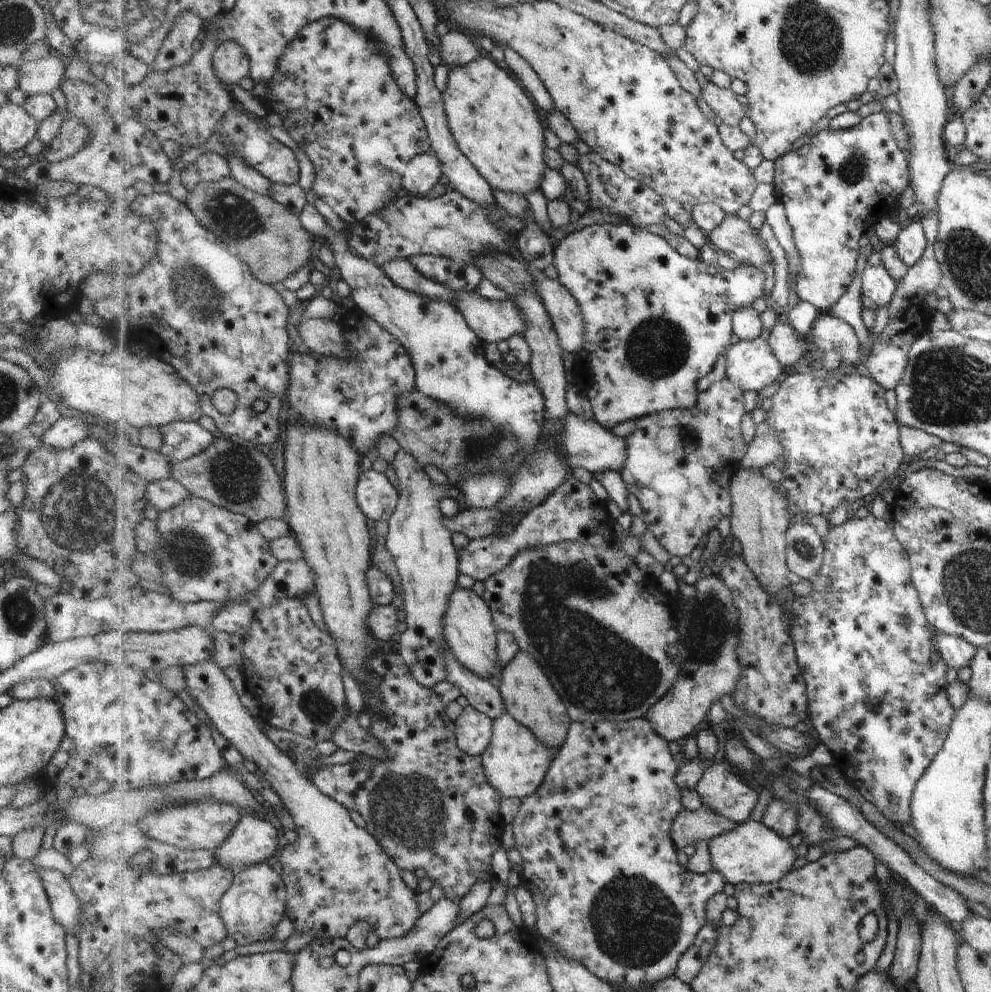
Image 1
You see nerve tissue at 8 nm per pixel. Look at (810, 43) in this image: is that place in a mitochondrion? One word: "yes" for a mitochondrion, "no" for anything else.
yes

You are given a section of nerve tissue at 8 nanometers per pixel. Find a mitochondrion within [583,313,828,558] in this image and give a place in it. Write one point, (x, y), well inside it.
(657, 348)

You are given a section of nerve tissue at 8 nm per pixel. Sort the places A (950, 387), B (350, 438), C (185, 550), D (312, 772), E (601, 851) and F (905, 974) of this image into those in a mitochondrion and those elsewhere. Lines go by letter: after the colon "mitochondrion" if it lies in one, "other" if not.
A: mitochondrion
B: other
C: mitochondrion
D: other
E: other
F: other

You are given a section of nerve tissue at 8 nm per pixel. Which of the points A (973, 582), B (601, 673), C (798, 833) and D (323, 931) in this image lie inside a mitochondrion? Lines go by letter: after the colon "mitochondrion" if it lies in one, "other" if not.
A: mitochondrion
B: mitochondrion
C: other
D: other

